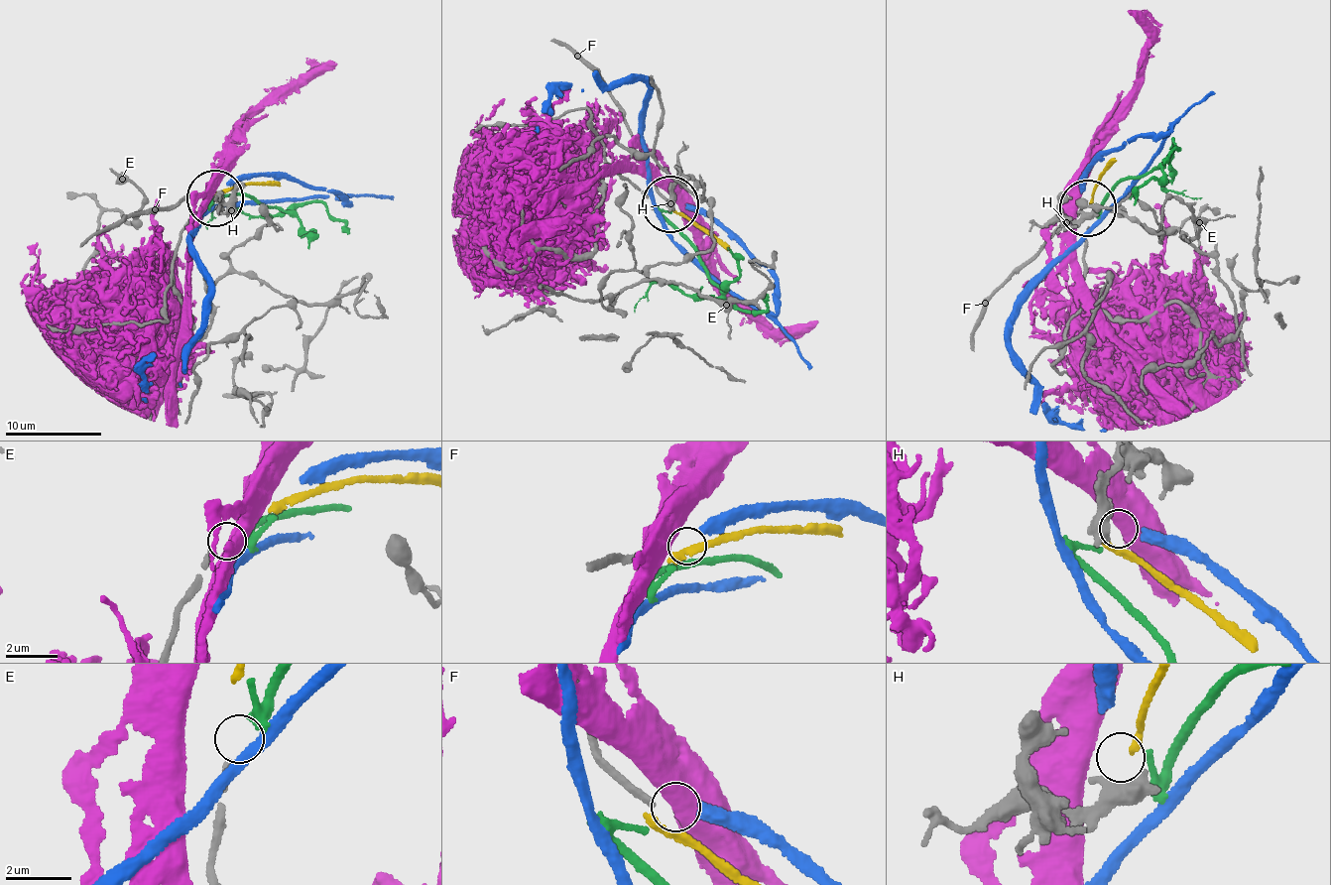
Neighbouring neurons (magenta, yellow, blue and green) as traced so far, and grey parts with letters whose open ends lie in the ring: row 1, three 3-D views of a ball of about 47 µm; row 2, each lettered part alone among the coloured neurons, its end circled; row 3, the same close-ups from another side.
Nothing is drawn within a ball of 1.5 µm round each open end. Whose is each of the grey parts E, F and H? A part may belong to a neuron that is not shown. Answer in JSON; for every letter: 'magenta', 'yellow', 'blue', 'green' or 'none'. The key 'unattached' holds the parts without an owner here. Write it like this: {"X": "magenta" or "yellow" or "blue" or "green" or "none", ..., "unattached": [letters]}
{"E": "green", "F": "blue", "H": "none", "unattached": ["H"]}

